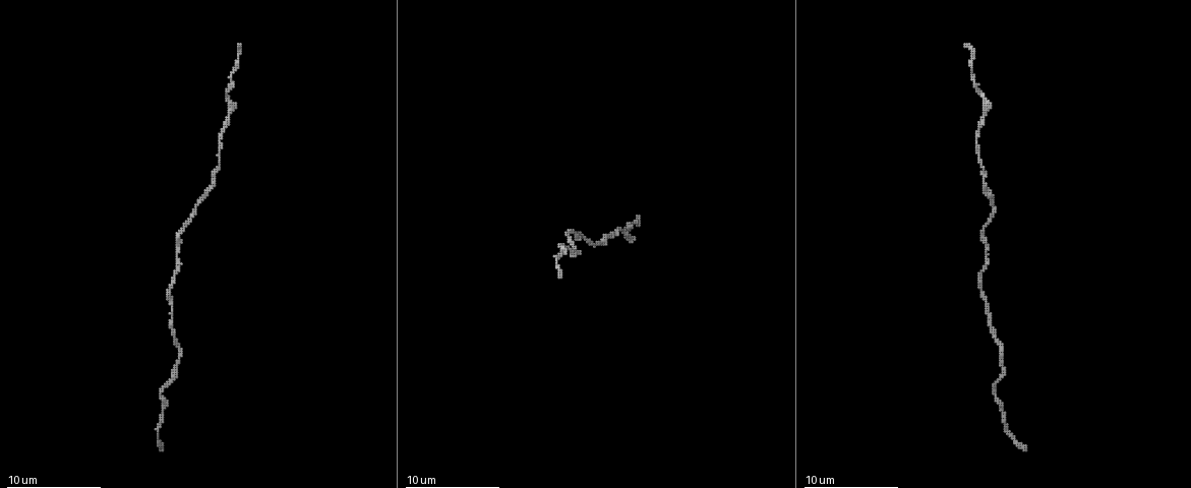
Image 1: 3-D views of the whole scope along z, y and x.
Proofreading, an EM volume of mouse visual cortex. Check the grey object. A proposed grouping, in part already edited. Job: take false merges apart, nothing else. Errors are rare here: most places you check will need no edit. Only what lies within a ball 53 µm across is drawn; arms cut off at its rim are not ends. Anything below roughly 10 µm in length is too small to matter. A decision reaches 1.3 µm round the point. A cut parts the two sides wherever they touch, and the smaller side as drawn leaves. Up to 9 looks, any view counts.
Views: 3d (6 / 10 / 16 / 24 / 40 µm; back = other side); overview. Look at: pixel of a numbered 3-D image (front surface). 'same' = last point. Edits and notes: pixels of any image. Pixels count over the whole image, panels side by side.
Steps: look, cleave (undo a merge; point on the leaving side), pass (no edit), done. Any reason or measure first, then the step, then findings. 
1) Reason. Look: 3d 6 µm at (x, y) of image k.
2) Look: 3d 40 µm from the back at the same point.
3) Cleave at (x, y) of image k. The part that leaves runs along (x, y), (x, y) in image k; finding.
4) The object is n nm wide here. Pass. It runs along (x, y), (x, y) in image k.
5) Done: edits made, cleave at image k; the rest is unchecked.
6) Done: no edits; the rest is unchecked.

A narrow waist. Look: 3d 10 µm at (230, 115) of image 1.

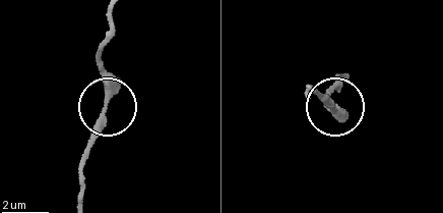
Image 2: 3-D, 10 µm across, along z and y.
Pass. It runs along (80, 200), (80, 159), (104, 101), (99, 56) in image 2; all the same cell.

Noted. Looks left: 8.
Thick turns thin. Look: 3d 6 µm at (173, 377) of image 1.

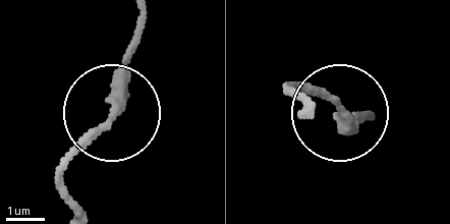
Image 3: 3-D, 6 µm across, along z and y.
Pass. It runs along (136, 24), (123, 93), (62, 177) in image 3; one cell here.

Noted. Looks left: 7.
Look: 3d 16 µm at (181, 245) of image 1.

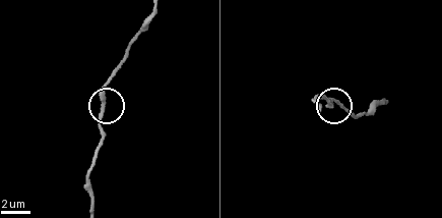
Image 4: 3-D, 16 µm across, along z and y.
Pass. All the same cell.

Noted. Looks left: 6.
Thick turns thin. Look: 3d 10 µm at (982, 178) of image 1.

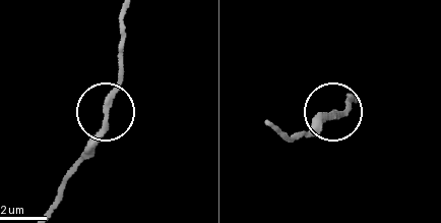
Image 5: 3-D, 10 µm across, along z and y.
Pass. It runs along (50, 207), (102, 125), (106, 96), (121, 72), (121, 40) in image 5; all the same cell.

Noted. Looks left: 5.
Done: no edits; the rest is unchecked.

